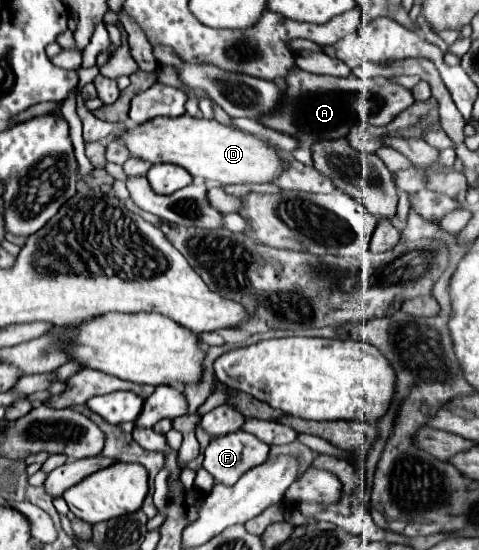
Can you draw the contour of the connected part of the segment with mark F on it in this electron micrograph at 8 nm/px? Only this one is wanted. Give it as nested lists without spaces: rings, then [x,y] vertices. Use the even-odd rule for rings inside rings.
[[[238,430],[238,432],[226,434],[226,436],[214,438],[214,440],[210,442],[210,446],[208,446],[206,452],[204,452],[204,468],[214,476],[214,482],[216,482],[216,484],[230,486],[230,484],[234,484],[242,474],[246,474],[250,468],[260,466],[262,462],[266,462],[268,452],[270,452],[270,446],[268,446],[268,444],[264,444],[262,440],[258,440],[254,434],[248,434],[248,432],[244,432],[244,430]]]

